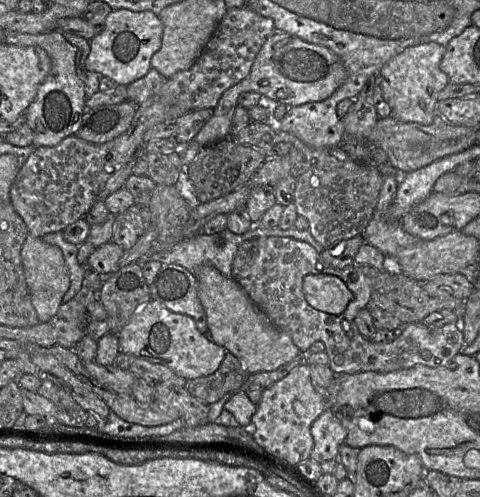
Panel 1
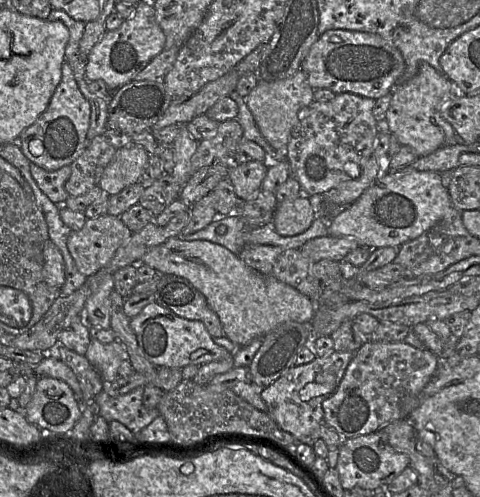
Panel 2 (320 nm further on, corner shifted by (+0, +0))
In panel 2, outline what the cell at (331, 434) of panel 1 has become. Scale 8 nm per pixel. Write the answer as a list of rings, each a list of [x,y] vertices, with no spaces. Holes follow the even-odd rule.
[[[368,339],[355,352],[335,392],[323,401],[324,422],[334,428],[343,439],[350,439],[376,432],[393,421],[407,419],[438,367],[438,356],[428,349],[415,348],[405,341],[374,342]]]

